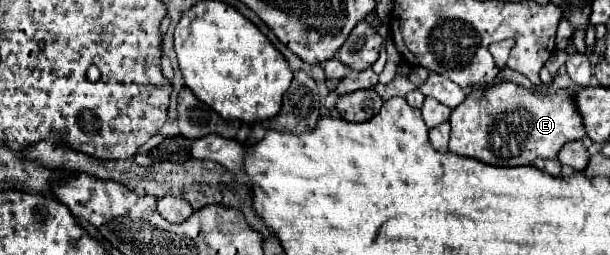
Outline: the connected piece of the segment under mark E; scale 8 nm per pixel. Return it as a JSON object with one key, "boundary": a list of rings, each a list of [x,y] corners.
{"boundary":[[[500,82],[494,90],[472,90],[466,100],[452,110],[450,116],[450,152],[458,156],[470,156],[480,162],[492,166],[526,166],[536,158],[556,158],[558,150],[572,140],[582,140],[586,136],[582,118],[578,118],[578,110],[574,110],[574,94],[572,92],[556,92],[556,94],[534,94],[512,82]]]}

